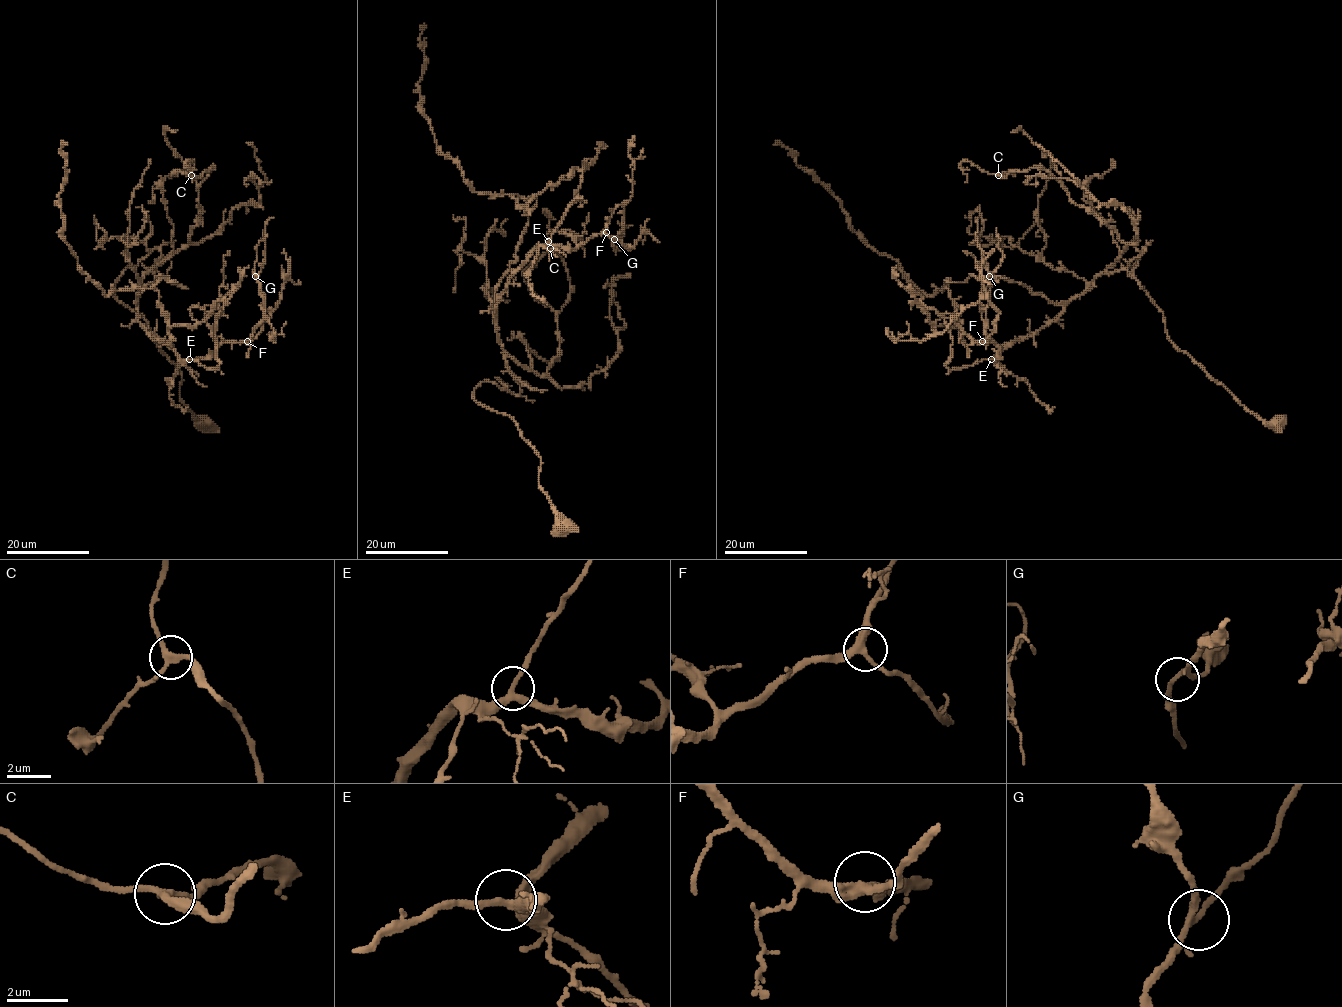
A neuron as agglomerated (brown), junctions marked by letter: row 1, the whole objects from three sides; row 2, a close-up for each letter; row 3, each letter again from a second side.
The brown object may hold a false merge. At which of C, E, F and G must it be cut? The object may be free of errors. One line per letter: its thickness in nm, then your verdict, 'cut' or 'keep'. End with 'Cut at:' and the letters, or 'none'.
C: calibre 200 nm; keep
E: calibre 280 nm; keep
F: calibre 320 nm; keep
G: calibre 180 nm; keep
Cut at: none

